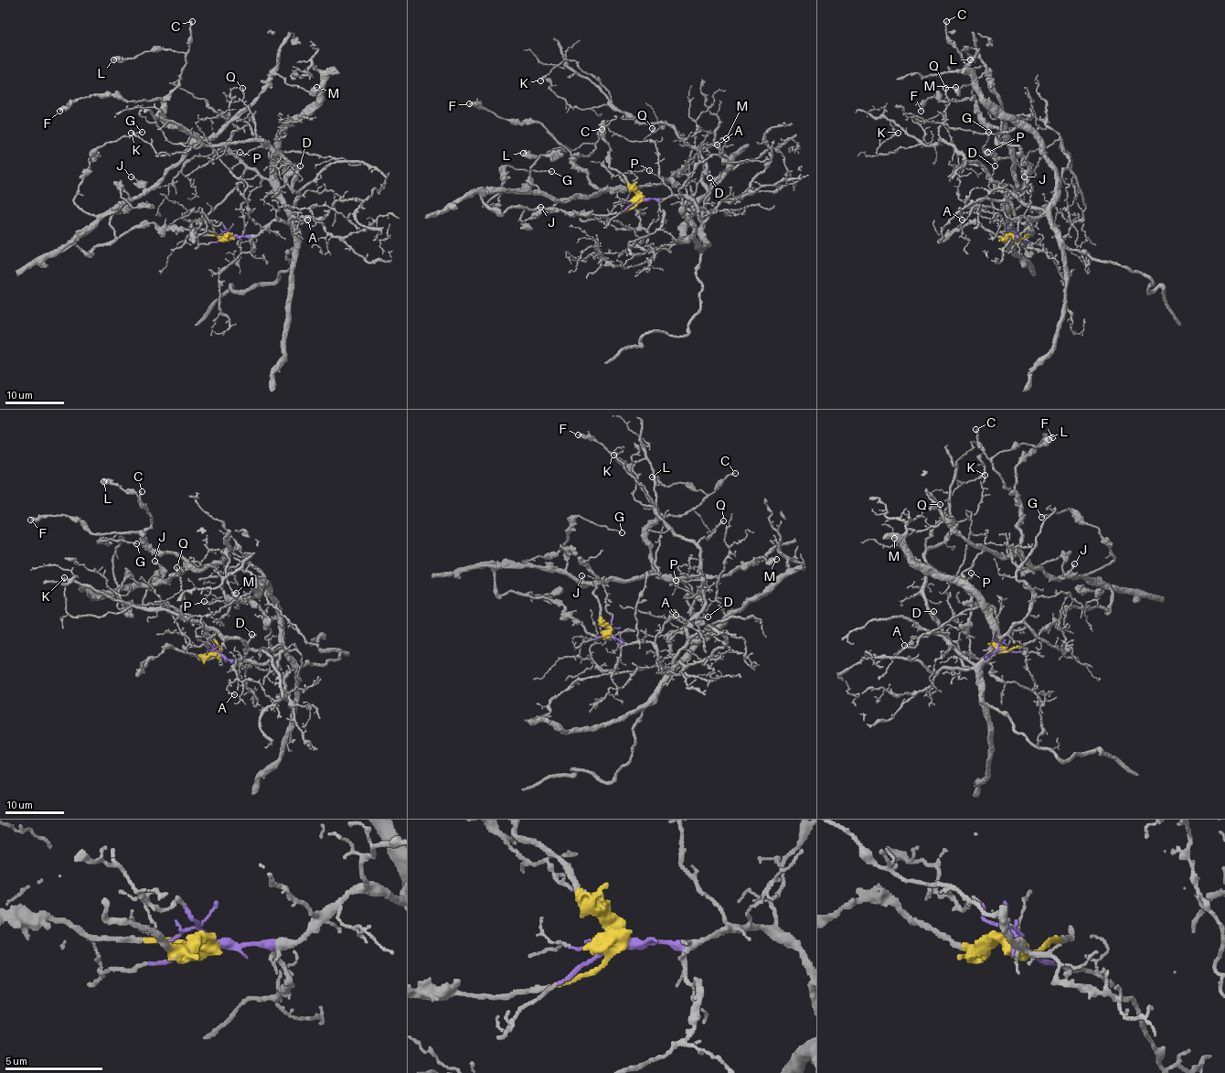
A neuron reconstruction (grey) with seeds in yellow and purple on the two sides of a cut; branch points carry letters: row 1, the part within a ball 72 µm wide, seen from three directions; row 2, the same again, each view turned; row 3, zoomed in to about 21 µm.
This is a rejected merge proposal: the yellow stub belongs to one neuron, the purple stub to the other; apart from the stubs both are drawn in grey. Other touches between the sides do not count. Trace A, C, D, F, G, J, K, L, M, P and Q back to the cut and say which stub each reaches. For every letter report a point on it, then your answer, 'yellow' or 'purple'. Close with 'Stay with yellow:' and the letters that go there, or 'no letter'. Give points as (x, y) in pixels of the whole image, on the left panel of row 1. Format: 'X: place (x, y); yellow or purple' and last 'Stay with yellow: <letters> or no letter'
A: place (307, 219); purple
C: place (192, 21); yellow
D: place (300, 166); purple
F: place (59, 111); yellow
G: place (142, 132); yellow
J: place (131, 177); yellow
K: place (131, 133); purple
L: place (113, 59); yellow
M: place (316, 87); yellow
P: place (239, 152); yellow
Q: place (242, 88); purple
Stay with yellow: C, F, G, J, L, M, P

